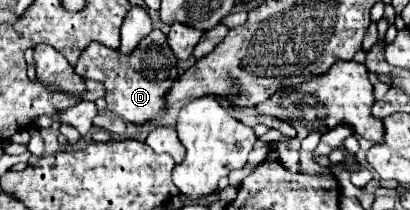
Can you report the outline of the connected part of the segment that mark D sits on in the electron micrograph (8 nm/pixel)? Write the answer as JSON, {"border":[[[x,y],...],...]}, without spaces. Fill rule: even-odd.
{"border":[[[154,30],[148,38],[144,38],[130,56],[98,42],[90,44],[82,52],[76,72],[88,80],[102,82],[106,86],[108,110],[116,116],[122,116],[130,124],[146,124],[160,118],[168,108],[164,96],[168,94],[168,88],[172,88],[172,80],[178,76],[176,56],[172,54],[170,46],[166,44],[166,36],[160,30]]]}

